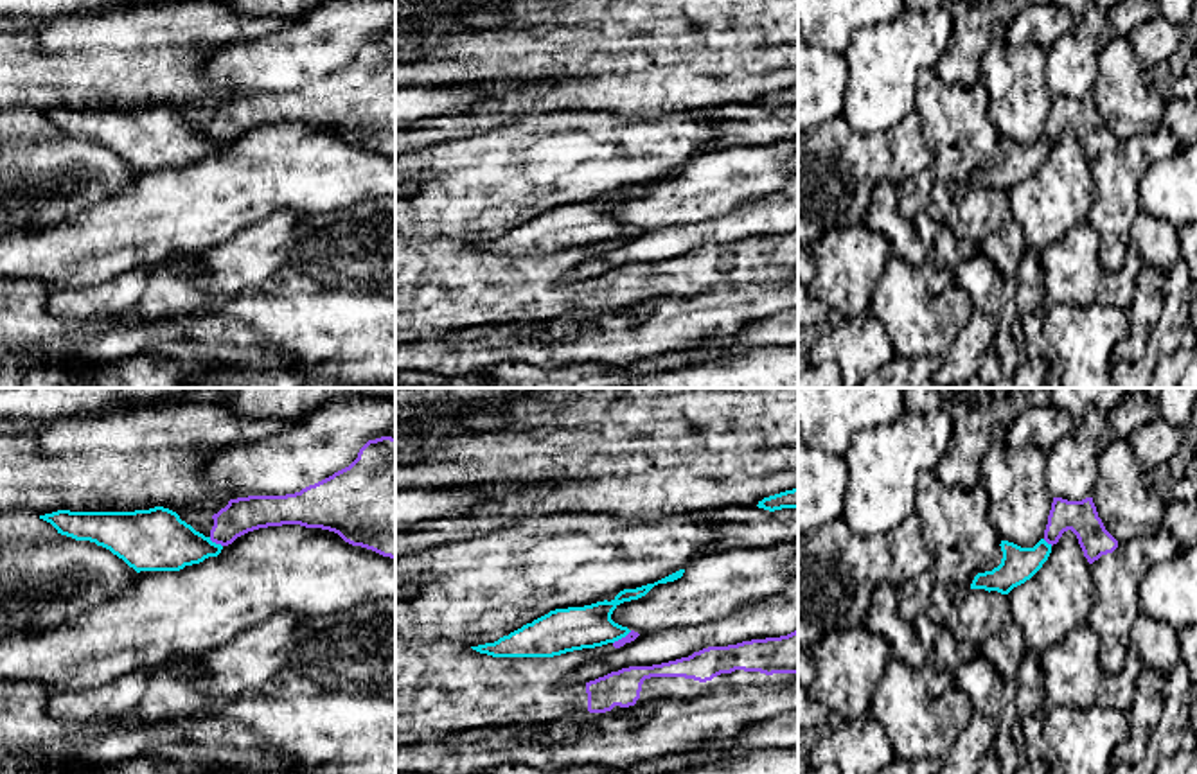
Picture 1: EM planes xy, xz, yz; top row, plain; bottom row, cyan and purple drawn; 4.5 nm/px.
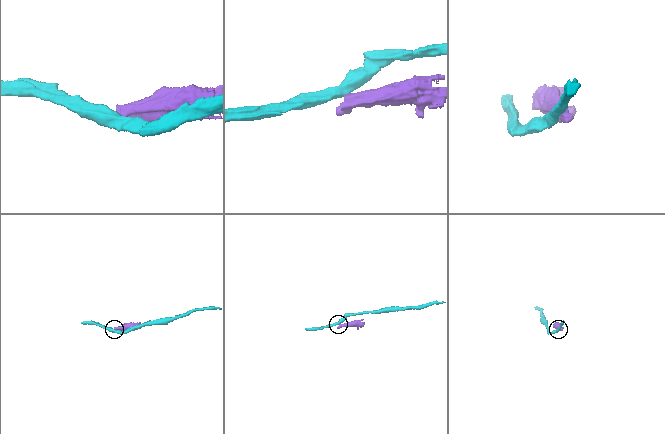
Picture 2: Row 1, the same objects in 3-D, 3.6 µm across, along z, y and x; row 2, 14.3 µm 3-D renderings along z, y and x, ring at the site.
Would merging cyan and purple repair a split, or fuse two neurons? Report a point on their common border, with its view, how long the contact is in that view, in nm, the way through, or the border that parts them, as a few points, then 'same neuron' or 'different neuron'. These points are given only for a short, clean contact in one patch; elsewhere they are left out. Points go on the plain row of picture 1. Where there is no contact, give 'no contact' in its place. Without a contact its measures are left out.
xz (622, 234) | 110 nm | along xz (631, 228), (613, 241) | different neuron

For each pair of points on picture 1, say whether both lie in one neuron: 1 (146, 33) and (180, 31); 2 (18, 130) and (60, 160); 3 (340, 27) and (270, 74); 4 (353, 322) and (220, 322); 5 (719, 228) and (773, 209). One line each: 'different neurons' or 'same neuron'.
1: same neuron
2: different neurons
3: same neuron
4: same neuron
5: same neuron

